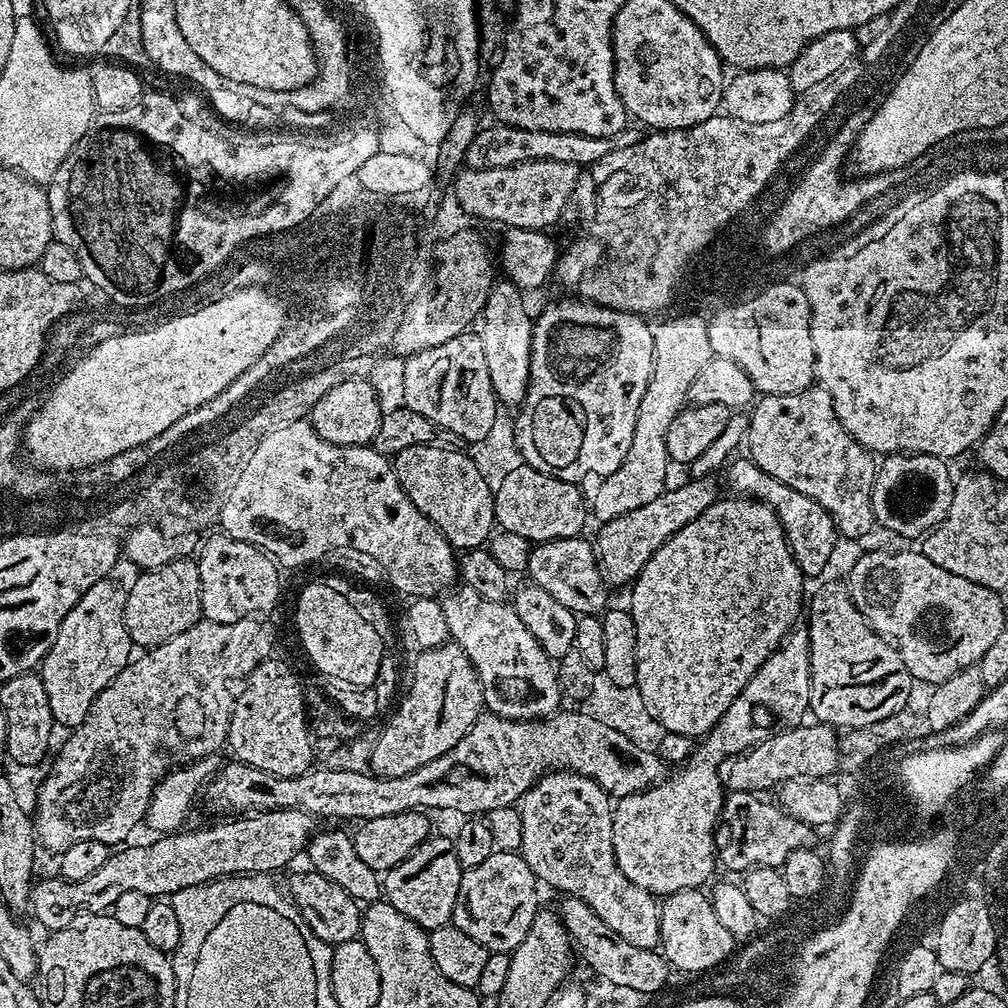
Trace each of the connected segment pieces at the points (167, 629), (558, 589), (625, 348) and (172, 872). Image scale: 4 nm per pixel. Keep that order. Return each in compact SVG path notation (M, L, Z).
M195 559L171 560L166 566L144 570L127 589L124 621L128 636L137 649L147 650L165 644L174 634L182 634L201 619L200 566Z
M571 536L566 540L546 540L537 543L530 555L527 575L531 583L542 586L562 606L580 616L596 616L609 607L609 585L598 559L597 549L585 538Z
M589 302L579 303L546 309L540 320L552 324L552 328L545 332L540 320L533 323L532 378L528 382L528 386L536 384L536 396L544 398L542 406L552 406L548 416L556 412L554 404L558 404L558 420L544 420L544 462L540 462L540 472L577 486L583 485L583 480L591 476L608 477L622 466L634 438L639 406L652 380L656 356L654 332L651 327L648 329L649 321L643 315L619 312Z
M297 808L248 814L243 818L229 820L232 820L229 824L216 824L213 828L200 828L197 832L181 830L161 835L156 838L160 840L154 841L153 844L140 844L137 848L125 847L123 850L113 851L108 861L82 882L69 882L63 878L44 880L41 884L39 881L32 889L31 915L36 915L37 922L48 928L49 933L61 932L64 928L73 927L77 922L87 920L89 916L107 913L112 904L118 902L122 894L126 894L126 890L139 890L153 898L168 898L172 893L181 892L195 884L207 884L210 880L219 880L226 876L276 874L279 868L286 867L299 852L301 855L307 849L309 841L318 831L314 817Z

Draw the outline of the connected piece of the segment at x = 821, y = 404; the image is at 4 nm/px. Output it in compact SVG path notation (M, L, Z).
M823 386L789 396L761 395L752 412L752 433L747 455L770 478L778 478L790 490L806 494L836 519L841 537L860 540L877 527L872 491L878 471L873 453L858 443L842 426L834 402Z

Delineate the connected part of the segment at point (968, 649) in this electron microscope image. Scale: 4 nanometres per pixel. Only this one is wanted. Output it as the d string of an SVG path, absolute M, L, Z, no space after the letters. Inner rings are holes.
M920 550L872 552L853 566L848 584L854 606L858 606L862 618L866 618L883 640L895 644L913 681L920 683L921 680L932 688L979 665L1006 627L1004 604L997 589L966 582L966 578L934 566ZM932 615L940 616L937 640L935 630L924 624L924 616Z

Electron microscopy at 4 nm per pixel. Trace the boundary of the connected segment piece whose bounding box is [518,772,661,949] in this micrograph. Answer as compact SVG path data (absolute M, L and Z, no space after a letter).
M549 772L537 781L524 799L519 801L520 817L524 827L524 844L520 847L526 866L534 870L541 885L549 884L557 888L565 897L580 899L615 934L630 942L633 946L655 949L660 943L660 909L657 897L652 893L634 886L626 874L616 865L614 858L614 800L608 793L590 778L577 772Z

